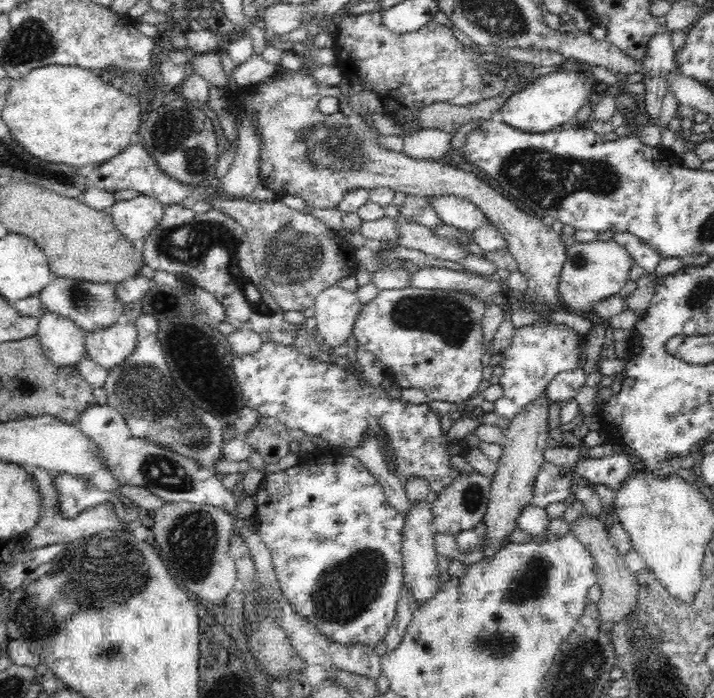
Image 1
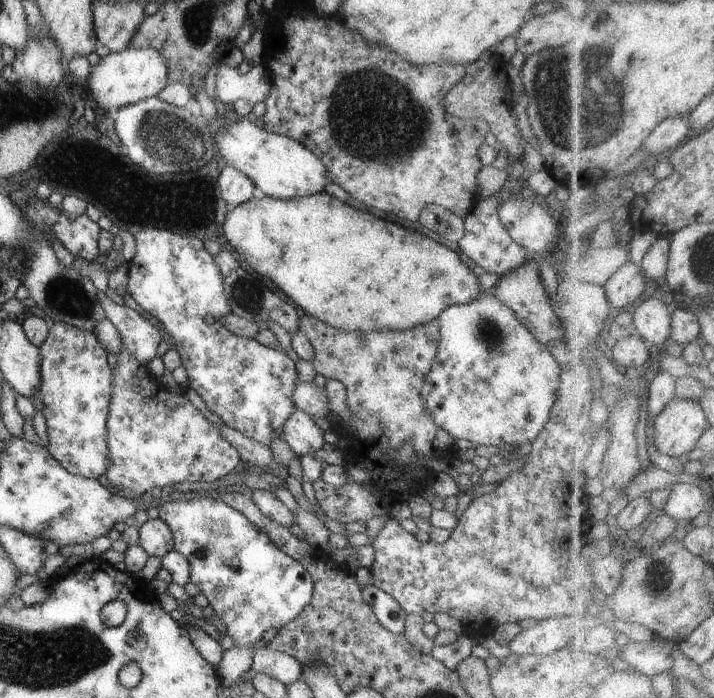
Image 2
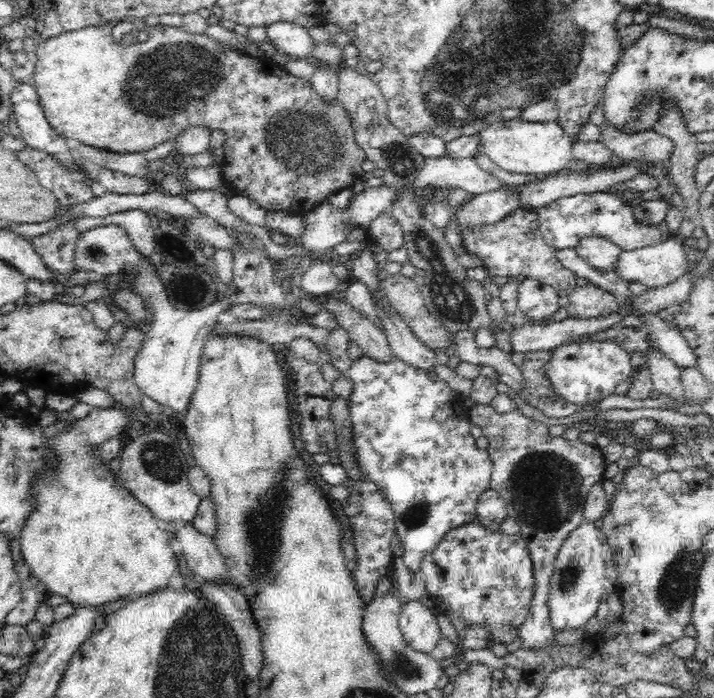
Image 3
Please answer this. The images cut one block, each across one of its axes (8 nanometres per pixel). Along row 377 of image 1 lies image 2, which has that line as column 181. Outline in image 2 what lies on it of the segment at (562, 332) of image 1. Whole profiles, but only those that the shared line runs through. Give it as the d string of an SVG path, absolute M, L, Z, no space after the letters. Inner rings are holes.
M198 493L193 499L167 501L158 510L159 518L172 532L173 549L178 550L190 564L190 582L196 584L200 594L206 596L236 647L250 648L261 643L264 632L270 628L279 629L290 622L312 600L314 582L304 565L283 550L278 550L267 534L258 530L241 512L216 498L214 493Z

